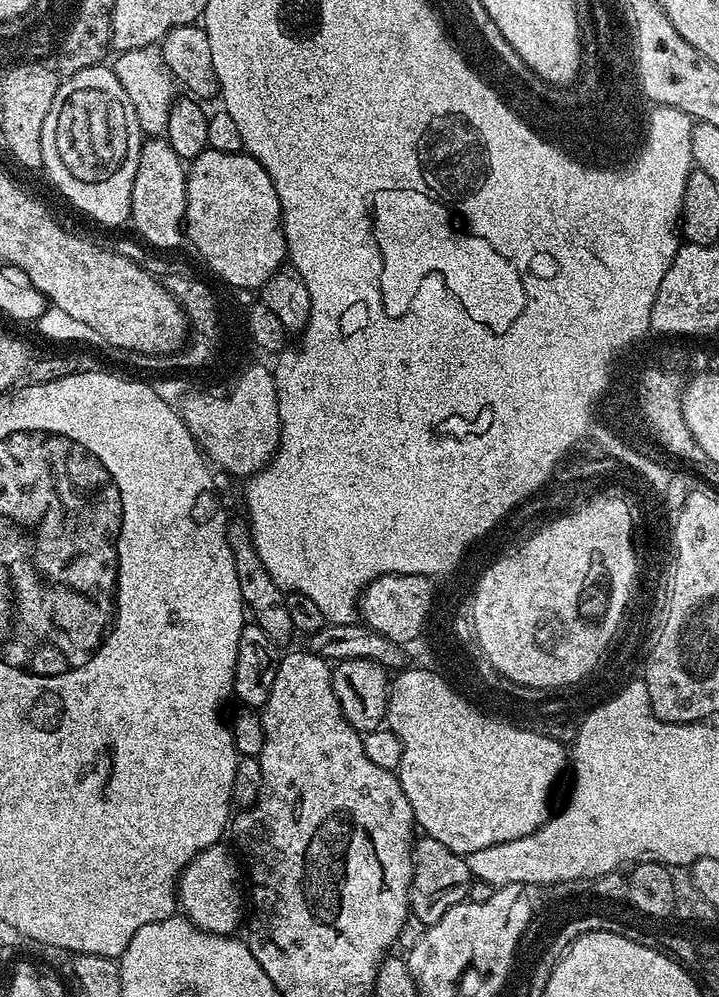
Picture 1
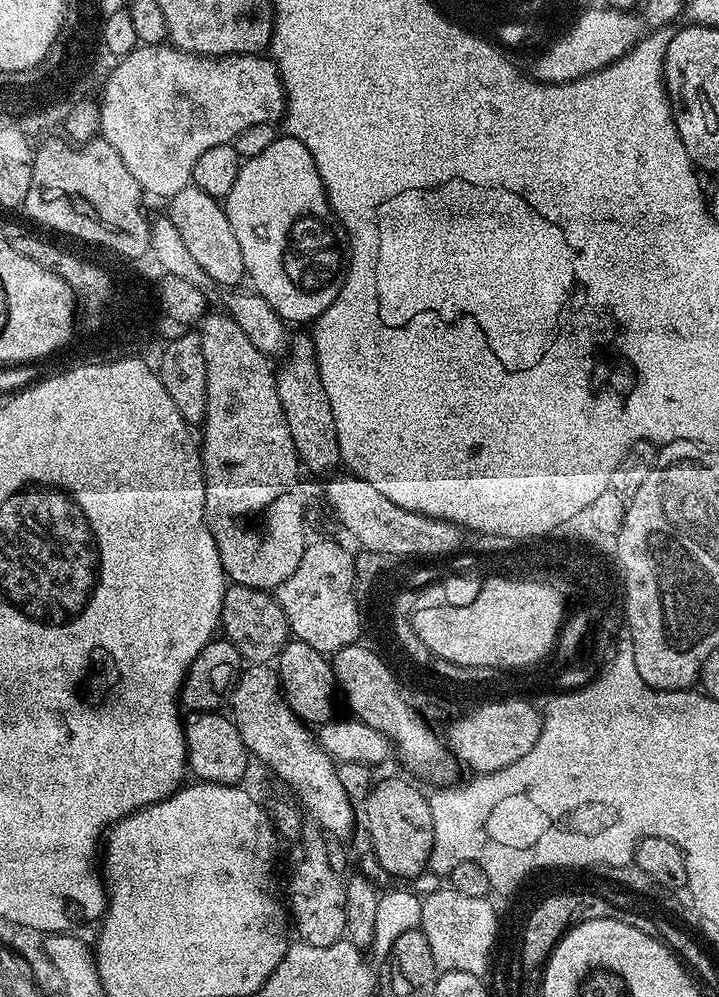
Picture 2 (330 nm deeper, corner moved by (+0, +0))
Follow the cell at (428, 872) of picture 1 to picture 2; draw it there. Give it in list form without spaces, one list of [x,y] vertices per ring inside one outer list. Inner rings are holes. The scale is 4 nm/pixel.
[[[392,776],[389,780],[377,779],[373,783],[362,808],[364,820],[368,823],[368,840],[377,862],[392,876],[418,875],[437,847],[428,796],[420,793],[410,781]]]

